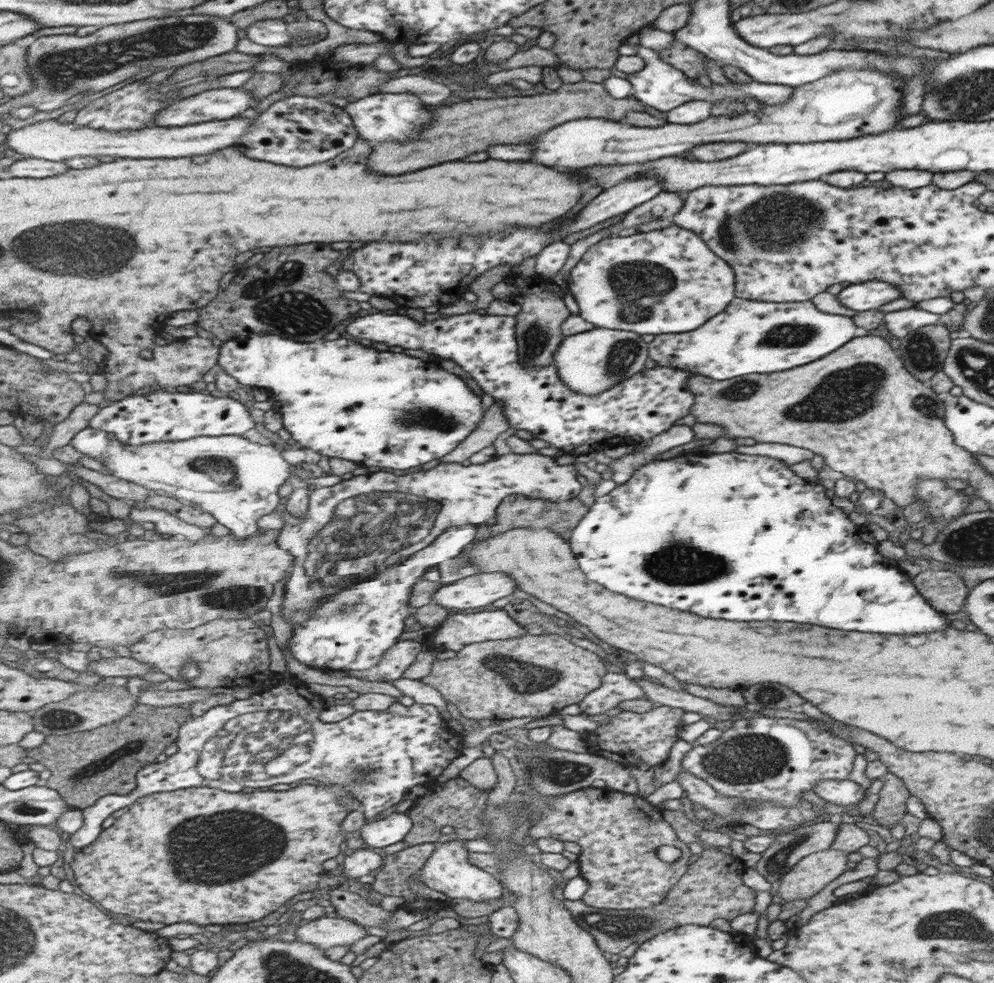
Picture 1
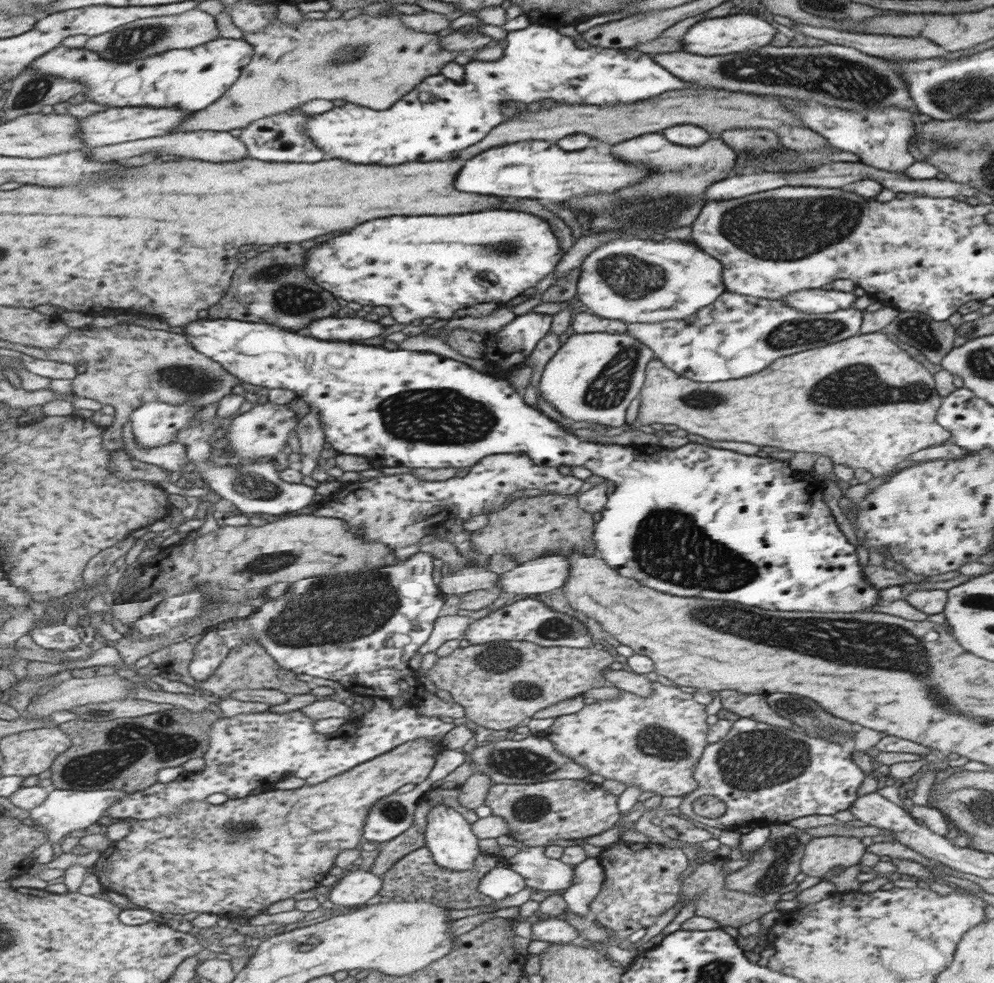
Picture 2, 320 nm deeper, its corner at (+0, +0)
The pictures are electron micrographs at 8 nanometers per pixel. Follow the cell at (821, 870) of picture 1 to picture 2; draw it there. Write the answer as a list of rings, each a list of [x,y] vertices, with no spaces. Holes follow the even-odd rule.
[[[833,836],[813,838],[804,846],[804,853],[800,860],[800,872],[805,876],[817,879],[824,876],[831,879],[835,868],[847,868],[859,862],[863,854],[863,844],[859,838],[845,838]]]

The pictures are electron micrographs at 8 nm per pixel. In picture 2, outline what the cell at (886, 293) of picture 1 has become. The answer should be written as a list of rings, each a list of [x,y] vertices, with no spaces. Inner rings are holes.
[[[805,289],[789,293],[780,298],[785,306],[807,314],[825,314],[849,308],[853,300],[860,294],[857,291],[841,292],[833,289]]]

